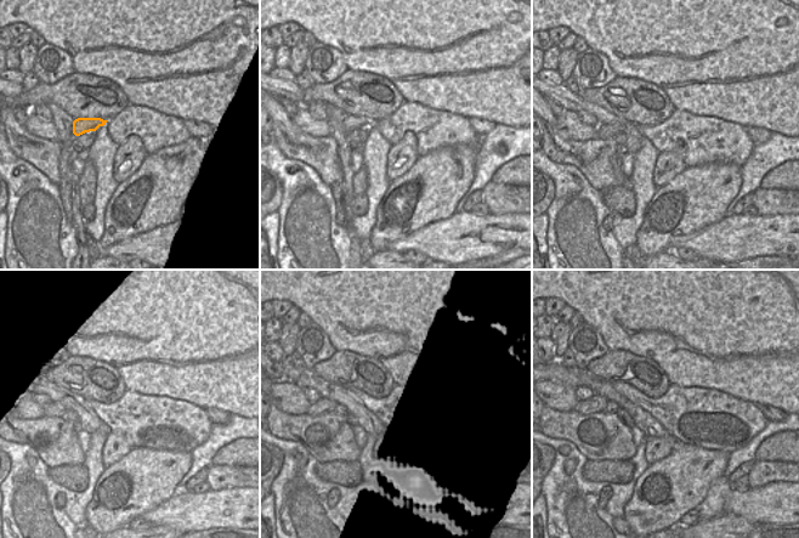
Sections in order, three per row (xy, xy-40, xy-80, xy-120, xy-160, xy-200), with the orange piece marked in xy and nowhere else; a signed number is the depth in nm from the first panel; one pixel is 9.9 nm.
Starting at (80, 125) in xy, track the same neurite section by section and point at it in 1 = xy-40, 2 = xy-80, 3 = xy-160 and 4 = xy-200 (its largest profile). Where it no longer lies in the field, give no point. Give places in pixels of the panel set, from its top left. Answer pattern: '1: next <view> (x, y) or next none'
1: next xy-40 (351, 123)
2: next xy-80 (605, 131)
3: next xy-160 (322, 406)
4: next xy-200 (596, 403)

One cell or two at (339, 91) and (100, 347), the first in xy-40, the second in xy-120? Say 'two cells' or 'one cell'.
two cells

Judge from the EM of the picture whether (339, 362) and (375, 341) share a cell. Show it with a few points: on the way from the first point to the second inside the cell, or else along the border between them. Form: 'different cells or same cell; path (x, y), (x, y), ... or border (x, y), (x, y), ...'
different cells; border (336, 350), (370, 355), (383, 363)

